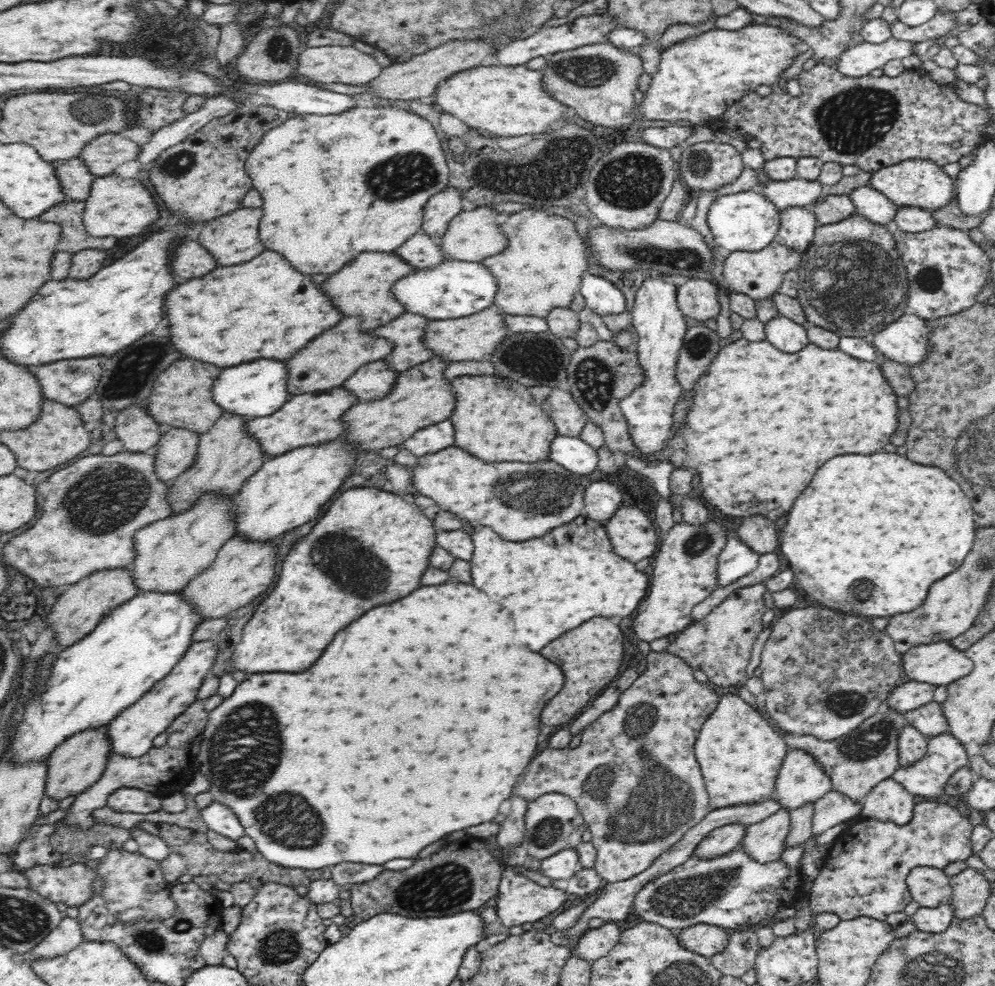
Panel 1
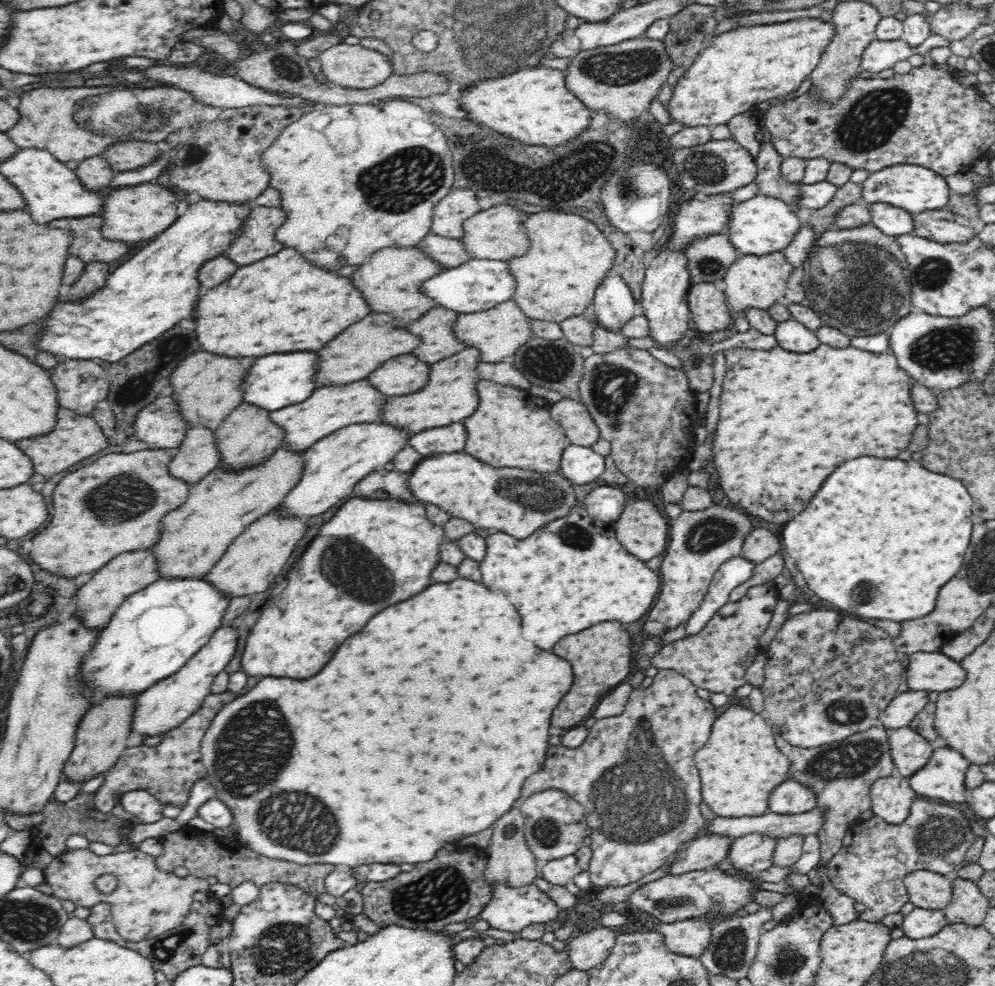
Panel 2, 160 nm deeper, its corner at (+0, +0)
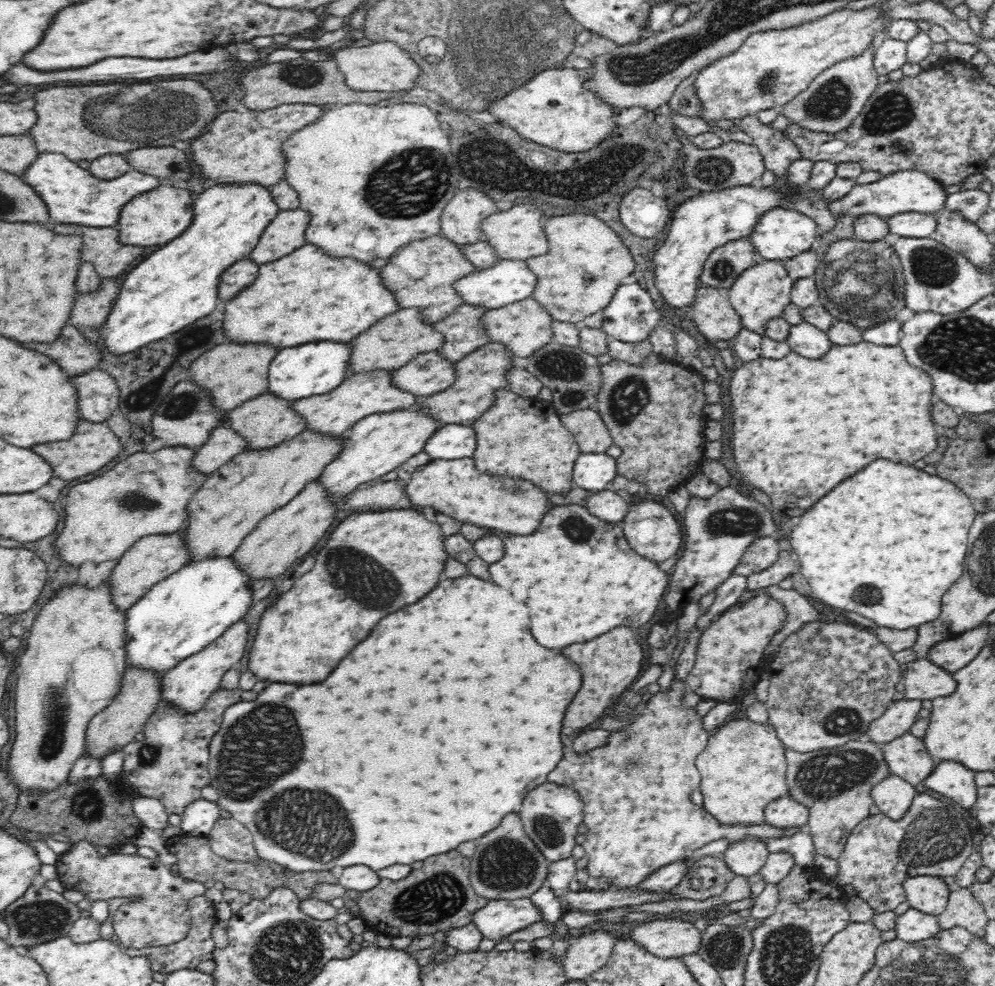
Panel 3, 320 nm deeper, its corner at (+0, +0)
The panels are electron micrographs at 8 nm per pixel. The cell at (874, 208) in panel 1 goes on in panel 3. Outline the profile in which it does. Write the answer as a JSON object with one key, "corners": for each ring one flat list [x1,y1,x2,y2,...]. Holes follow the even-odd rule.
{"corners":[[898,213,886,220,890,233,905,238,930,238,938,228,938,213]]}

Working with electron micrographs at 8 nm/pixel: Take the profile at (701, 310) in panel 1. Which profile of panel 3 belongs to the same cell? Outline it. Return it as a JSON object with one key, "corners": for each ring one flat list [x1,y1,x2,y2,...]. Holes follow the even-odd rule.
{"corners":[[708,286,697,288,692,307,698,330,713,342,726,340,731,344,743,327,739,314,722,290]]}

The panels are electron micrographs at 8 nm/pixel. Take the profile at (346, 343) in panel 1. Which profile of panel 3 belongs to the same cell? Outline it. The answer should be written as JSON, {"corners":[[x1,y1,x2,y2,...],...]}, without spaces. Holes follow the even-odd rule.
{"corners":[[401,308,398,312,382,318,373,327,367,328,352,340,349,372,354,374,376,369,395,371,414,360,419,354,437,352,444,343,445,336,432,324,425,322,421,308]]}

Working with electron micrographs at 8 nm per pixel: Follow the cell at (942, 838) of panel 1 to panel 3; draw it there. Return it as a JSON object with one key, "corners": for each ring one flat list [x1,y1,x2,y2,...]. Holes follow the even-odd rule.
{"corners":[[922,792,914,796,912,804,900,820,879,813,870,815,856,825,846,841,844,850,837,858,840,875,834,878,834,882,840,886,843,884,853,886,857,896,872,906,878,915,882,912,894,911,898,904,906,901,906,893,902,889,905,880,914,876,954,877,975,850,972,845,972,833,966,826,962,814,952,804]]}

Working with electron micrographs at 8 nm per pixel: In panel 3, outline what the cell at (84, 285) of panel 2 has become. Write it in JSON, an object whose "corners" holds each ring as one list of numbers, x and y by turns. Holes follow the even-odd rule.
{"corners":[[102,278,98,292,76,298,72,308,72,326,80,330,100,330,118,296,120,289,117,288,116,281]]}

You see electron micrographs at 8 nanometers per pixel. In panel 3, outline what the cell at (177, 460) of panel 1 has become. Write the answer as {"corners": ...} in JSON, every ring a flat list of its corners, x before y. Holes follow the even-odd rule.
{"corners":[[230,426,216,428,201,447,197,448,192,466,206,475,216,472,247,448,247,440]]}

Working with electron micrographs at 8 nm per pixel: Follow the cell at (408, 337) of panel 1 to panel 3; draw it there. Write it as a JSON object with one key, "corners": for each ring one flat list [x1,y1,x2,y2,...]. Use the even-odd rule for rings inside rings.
{"corners":[[464,303,444,320,434,323,433,327,445,336,445,343,437,352,455,363,492,341,481,321,488,309]]}

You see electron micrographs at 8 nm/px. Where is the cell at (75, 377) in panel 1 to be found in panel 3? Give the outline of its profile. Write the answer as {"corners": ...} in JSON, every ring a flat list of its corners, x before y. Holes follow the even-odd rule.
{"corners":[[103,369,72,377,78,388,79,411,83,419,104,423,119,408,120,389,113,376]]}

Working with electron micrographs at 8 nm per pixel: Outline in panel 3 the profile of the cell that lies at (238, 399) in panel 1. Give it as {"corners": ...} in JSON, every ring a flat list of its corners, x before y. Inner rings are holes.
{"corners":[[324,340,314,344,302,344,296,348,284,348,274,358,274,364,270,364,267,392,294,402,309,396,332,392,350,375,349,358,353,347,351,344,352,341]]}

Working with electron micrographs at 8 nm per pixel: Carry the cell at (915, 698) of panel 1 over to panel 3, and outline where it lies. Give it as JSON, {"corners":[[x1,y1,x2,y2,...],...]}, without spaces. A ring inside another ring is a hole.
{"corners":[[904,699,896,704,892,703,880,718,870,723,864,739,881,746,901,737,909,732,925,705,918,700]]}

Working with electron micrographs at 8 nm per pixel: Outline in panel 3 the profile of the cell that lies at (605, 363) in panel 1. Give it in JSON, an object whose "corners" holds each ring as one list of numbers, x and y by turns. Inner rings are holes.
{"corners":[[652,353,644,362,643,365,632,365,618,359,612,359,608,364,601,365,602,371,602,388,600,394,598,394,598,402,594,408,599,411,604,424,608,427,610,435,612,435,613,444,619,446,622,451,622,456,616,459,617,474,626,477,628,480,638,481,646,490,654,495,660,494,662,496,667,495,673,488,680,484,684,484,695,472,700,468,702,462,702,452,704,452,704,442,707,438,704,436,704,428,706,428,706,414,702,416,702,410,707,406,706,395,704,392,704,385,706,380,698,372,693,372,690,368,683,367,680,364,666,364,660,361,658,355]]}

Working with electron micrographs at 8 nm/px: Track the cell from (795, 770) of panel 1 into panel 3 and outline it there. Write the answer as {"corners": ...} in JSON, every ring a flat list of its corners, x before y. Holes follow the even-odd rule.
{"corners":[[787,795,773,800,763,813,765,823,778,832,801,830,808,822,808,809]]}

